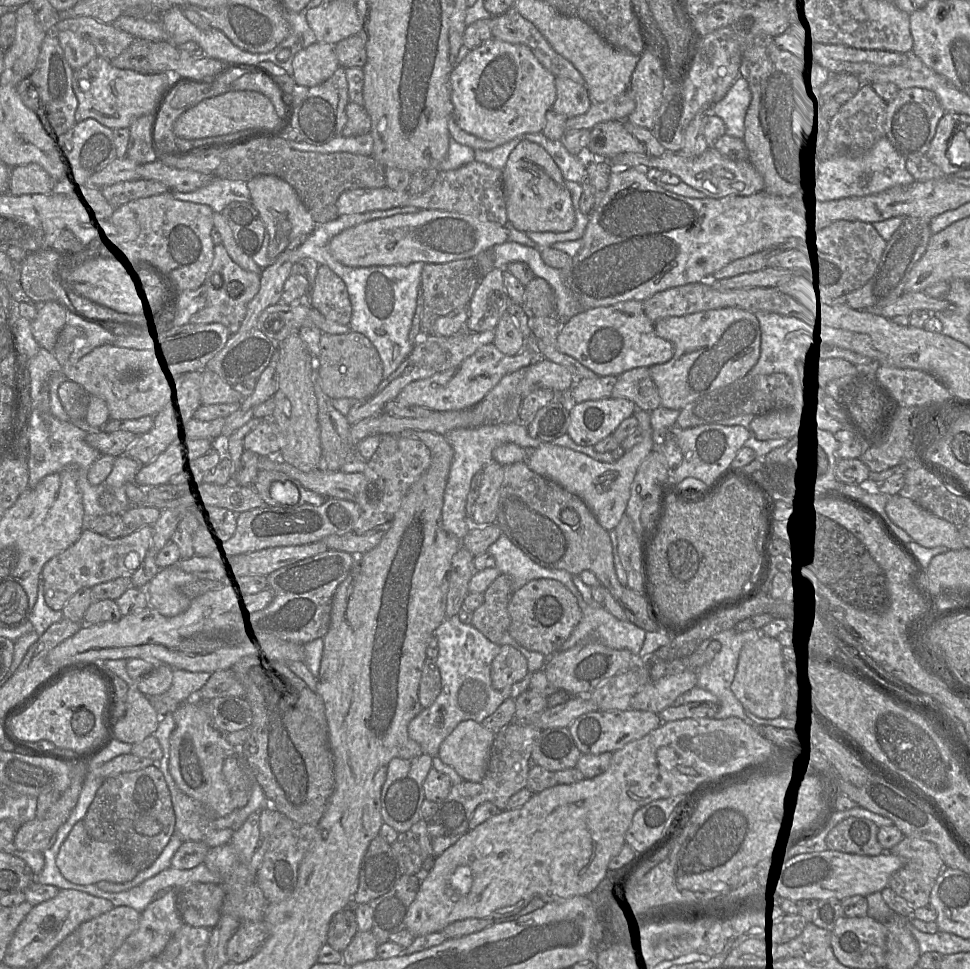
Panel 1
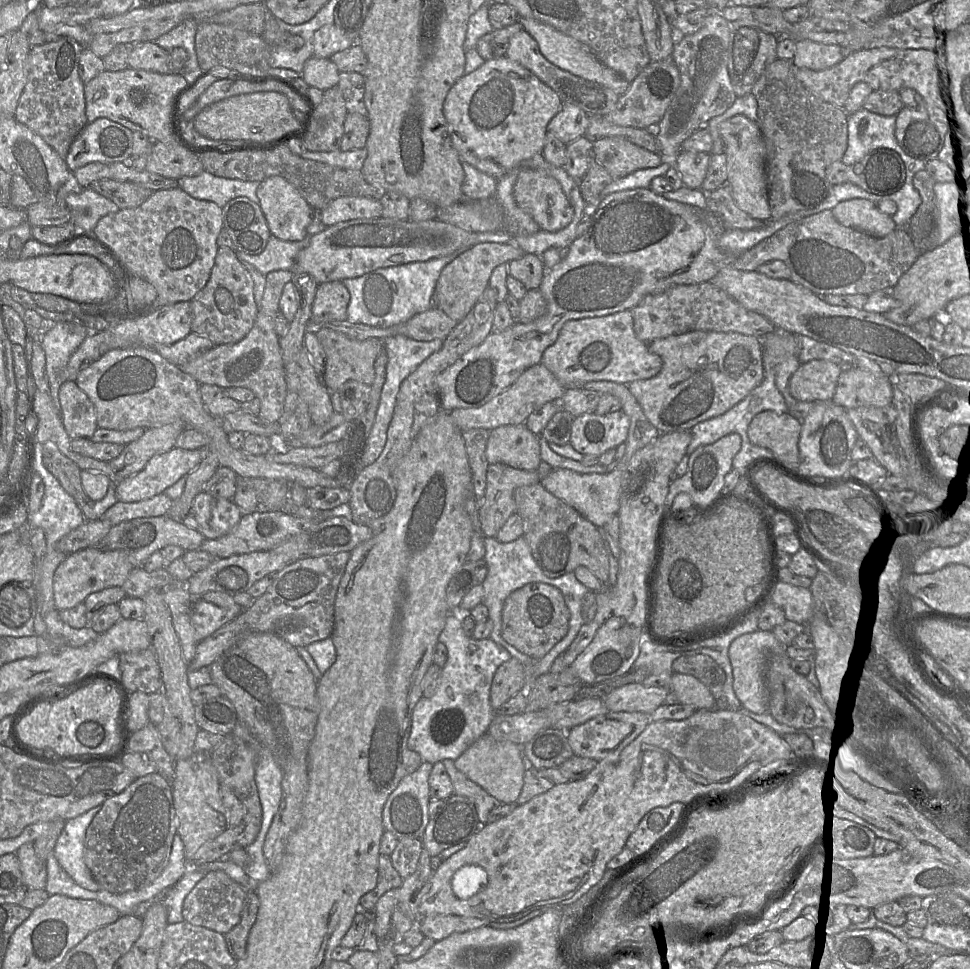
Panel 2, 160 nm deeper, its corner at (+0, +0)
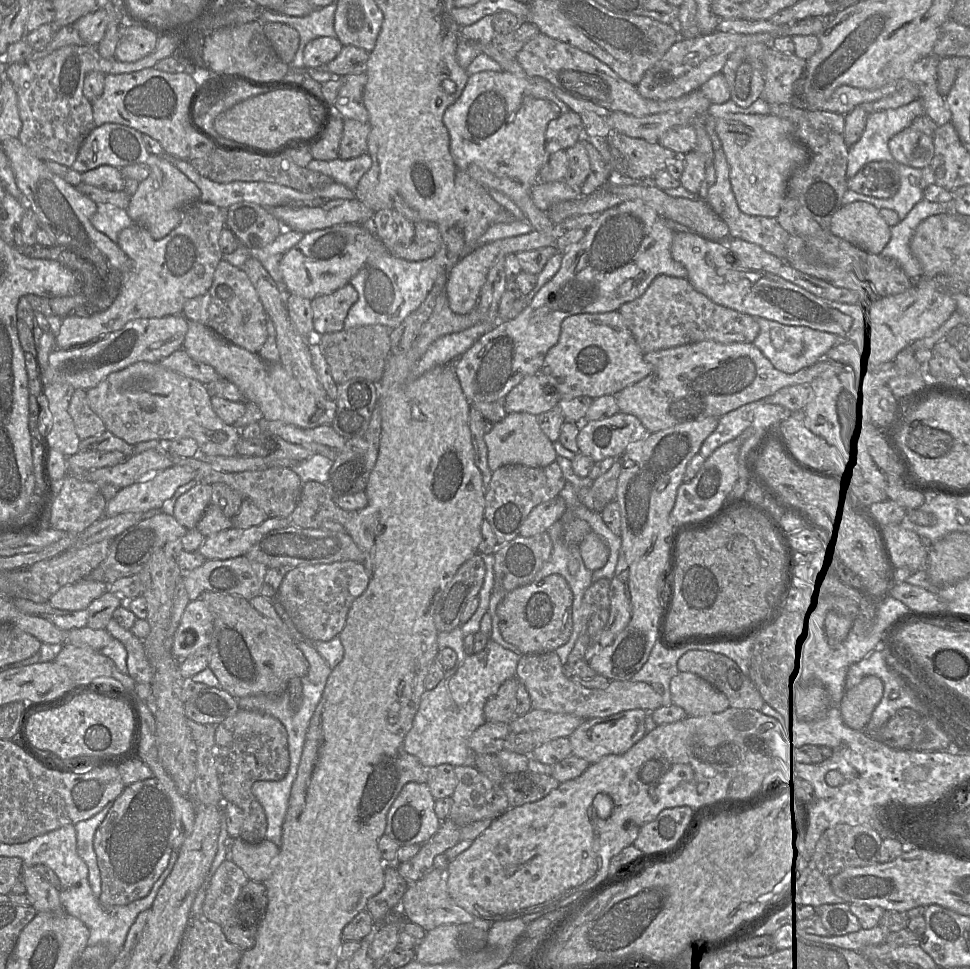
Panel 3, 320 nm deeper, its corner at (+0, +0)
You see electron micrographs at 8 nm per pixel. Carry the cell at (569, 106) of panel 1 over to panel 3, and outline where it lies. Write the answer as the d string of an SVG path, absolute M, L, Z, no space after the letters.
M570 110L551 120L545 132L546 141L553 147L566 150L583 138L583 124L580 116Z

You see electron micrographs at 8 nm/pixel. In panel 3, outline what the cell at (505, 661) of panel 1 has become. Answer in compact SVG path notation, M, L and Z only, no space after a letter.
M516 677L510 678L499 687L494 695L488 698L484 706L487 722L510 723L515 718L518 683Z

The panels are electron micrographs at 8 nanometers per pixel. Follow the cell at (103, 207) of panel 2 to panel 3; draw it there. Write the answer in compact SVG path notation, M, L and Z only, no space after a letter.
M96 203L97 211L91 216L90 222L95 229L117 243L118 234L128 228L133 221L126 210L112 204Z

